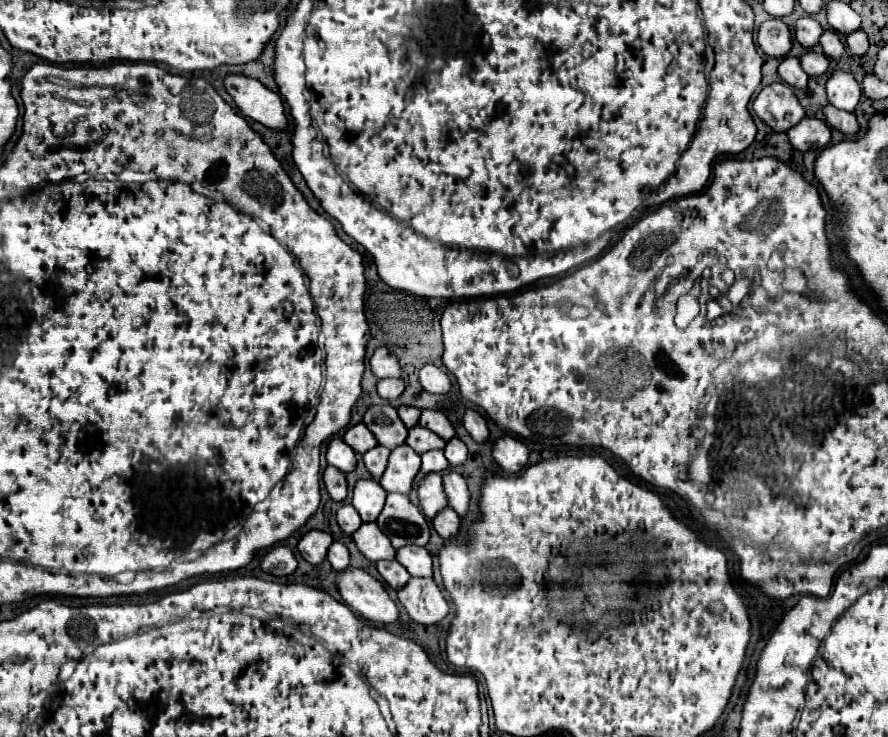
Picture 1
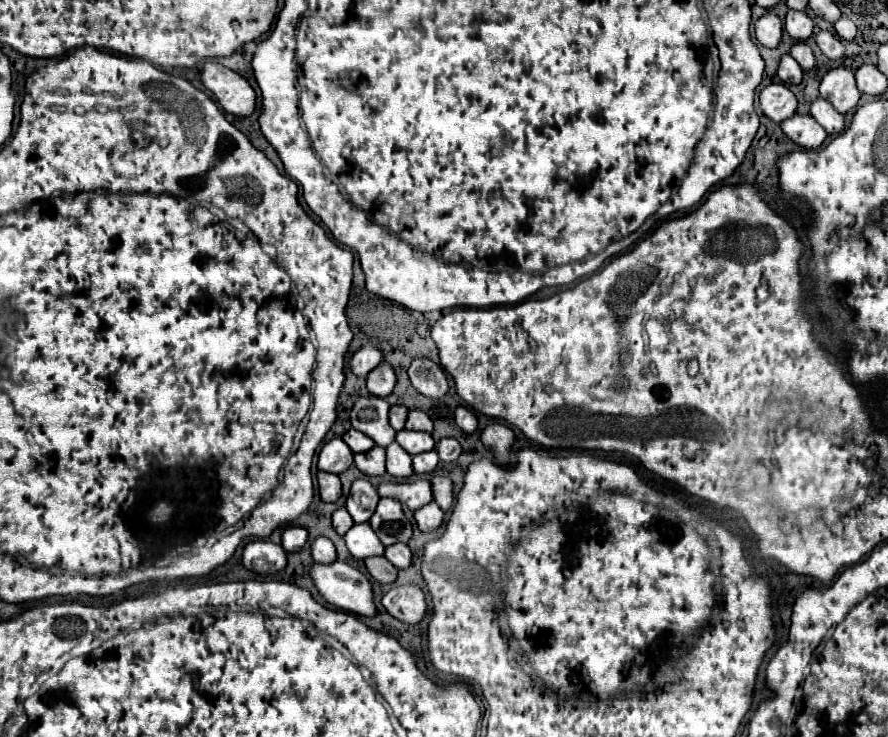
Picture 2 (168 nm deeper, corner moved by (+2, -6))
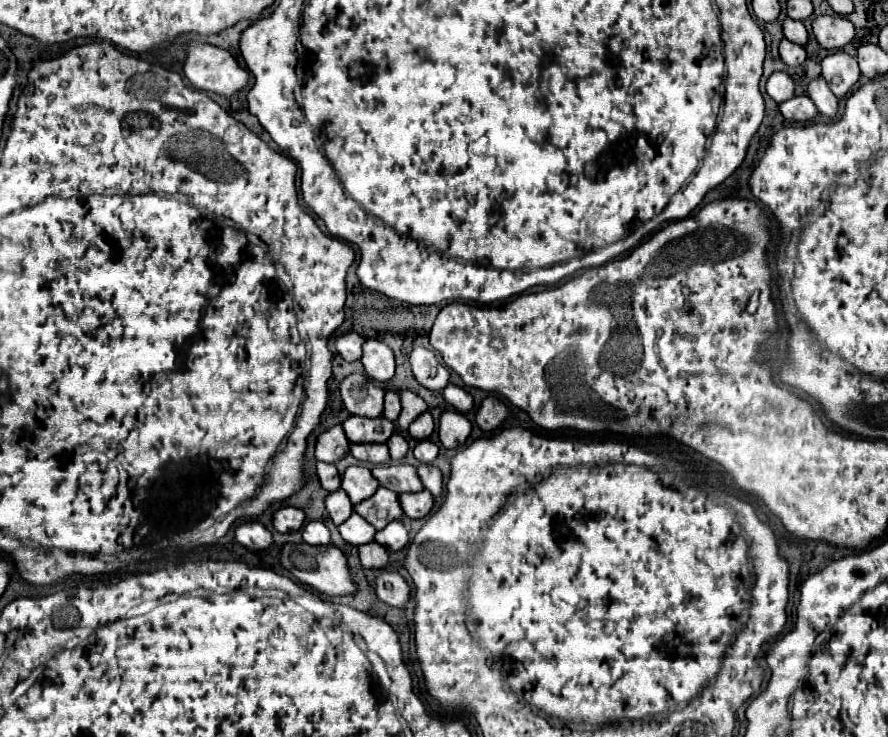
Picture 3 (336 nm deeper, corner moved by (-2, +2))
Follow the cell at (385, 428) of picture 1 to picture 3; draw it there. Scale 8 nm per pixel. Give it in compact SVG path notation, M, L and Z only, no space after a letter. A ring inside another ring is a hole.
M349 374L339 384L343 406L355 414L365 418L381 416L385 390L379 388L373 380L363 374Z

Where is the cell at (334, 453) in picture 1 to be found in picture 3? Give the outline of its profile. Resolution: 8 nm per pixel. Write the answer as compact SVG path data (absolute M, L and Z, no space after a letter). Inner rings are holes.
M341 424L321 432L315 442L315 458L321 462L335 464L349 452L349 440L343 434Z

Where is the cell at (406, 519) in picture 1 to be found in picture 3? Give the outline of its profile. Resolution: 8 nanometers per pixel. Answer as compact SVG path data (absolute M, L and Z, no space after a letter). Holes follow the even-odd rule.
M379 486L373 496L359 502L357 506L353 506L353 510L359 516L363 516L375 530L385 528L385 524L399 520L403 516L403 510L397 502L397 494L383 486Z

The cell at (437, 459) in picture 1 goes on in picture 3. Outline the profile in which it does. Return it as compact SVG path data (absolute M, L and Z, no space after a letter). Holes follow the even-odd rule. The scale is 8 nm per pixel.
M421 440L421 442L417 442L413 454L415 454L415 458L419 462L431 464L435 460L435 456L437 456L437 444L433 444L431 440Z

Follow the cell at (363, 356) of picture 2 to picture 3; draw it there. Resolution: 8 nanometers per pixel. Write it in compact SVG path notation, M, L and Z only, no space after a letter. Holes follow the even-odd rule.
M347 332L347 334L335 338L335 350L343 356L343 360L353 362L353 360L361 358L363 342L365 342L365 338L359 336L357 332Z

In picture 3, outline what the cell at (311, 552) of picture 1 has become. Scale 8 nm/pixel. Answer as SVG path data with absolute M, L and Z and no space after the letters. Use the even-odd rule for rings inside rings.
M283 506L273 514L273 526L277 532L297 532L305 522L305 514L299 508Z

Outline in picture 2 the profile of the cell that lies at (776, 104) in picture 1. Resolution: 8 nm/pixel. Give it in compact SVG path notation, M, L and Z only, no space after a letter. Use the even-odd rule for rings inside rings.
M769 84L759 94L759 106L761 106L761 112L769 120L781 124L785 118L795 116L797 98L793 96L793 92L787 86L783 86L783 84Z

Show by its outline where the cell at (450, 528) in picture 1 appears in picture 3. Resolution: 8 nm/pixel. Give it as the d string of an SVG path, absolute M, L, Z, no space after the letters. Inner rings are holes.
M429 490L411 492L411 494L405 492L405 494L399 494L399 504L407 518L423 518L425 514L429 514L433 506L433 496L429 494Z

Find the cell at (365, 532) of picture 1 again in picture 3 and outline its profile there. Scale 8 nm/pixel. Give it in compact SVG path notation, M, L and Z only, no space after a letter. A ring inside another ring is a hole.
M351 514L341 526L339 526L339 534L345 542L353 544L353 546L359 546L359 544L365 544L365 542L371 542L373 540L373 526L369 526L369 522L365 522L365 518L361 518L359 514Z

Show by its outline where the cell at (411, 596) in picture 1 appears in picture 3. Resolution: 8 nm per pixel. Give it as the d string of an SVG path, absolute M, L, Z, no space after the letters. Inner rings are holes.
M377 572L373 584L375 584L377 598L389 606L403 608L407 604L407 600L411 598L407 582L397 572Z

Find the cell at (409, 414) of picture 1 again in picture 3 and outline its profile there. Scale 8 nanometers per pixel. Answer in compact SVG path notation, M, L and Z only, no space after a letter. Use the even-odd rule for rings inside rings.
M385 392L385 406L383 406L383 416L391 422L397 420L397 414L401 412L401 404L399 404L399 394L397 392Z

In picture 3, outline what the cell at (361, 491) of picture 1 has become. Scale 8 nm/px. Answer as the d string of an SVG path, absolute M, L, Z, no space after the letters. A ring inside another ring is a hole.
M349 466L343 472L341 488L347 492L351 502L357 504L357 502L363 502L365 498L369 498L369 494L373 494L373 490L379 488L379 482L373 478L373 474L367 466Z

